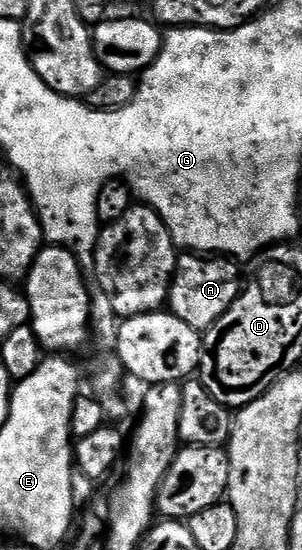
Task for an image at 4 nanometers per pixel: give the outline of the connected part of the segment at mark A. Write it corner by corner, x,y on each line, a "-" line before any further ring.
184,253
176,260
176,271
172,274
172,286
168,288
167,306
186,325
201,333
209,331
234,305
242,290
242,271
228,257
205,257
200,253

